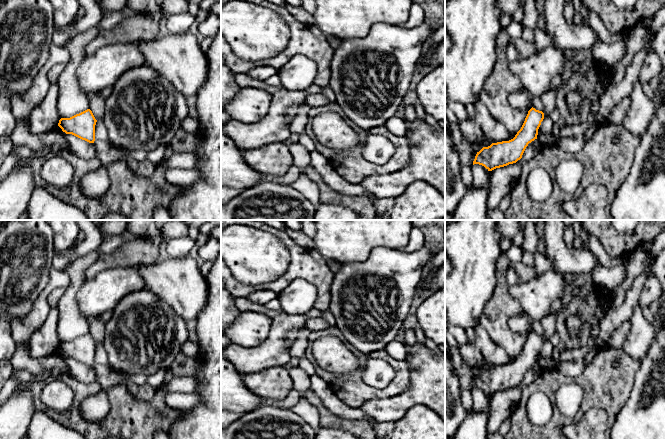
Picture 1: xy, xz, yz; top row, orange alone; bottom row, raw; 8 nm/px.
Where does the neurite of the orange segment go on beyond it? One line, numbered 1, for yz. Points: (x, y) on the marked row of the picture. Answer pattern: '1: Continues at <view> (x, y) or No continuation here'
1: No continuation here

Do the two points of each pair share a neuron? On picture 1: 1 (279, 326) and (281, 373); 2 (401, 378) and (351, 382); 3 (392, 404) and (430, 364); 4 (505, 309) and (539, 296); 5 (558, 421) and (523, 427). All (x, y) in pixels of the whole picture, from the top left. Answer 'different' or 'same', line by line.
1: different
2: same
3: same
4: different
5: same

